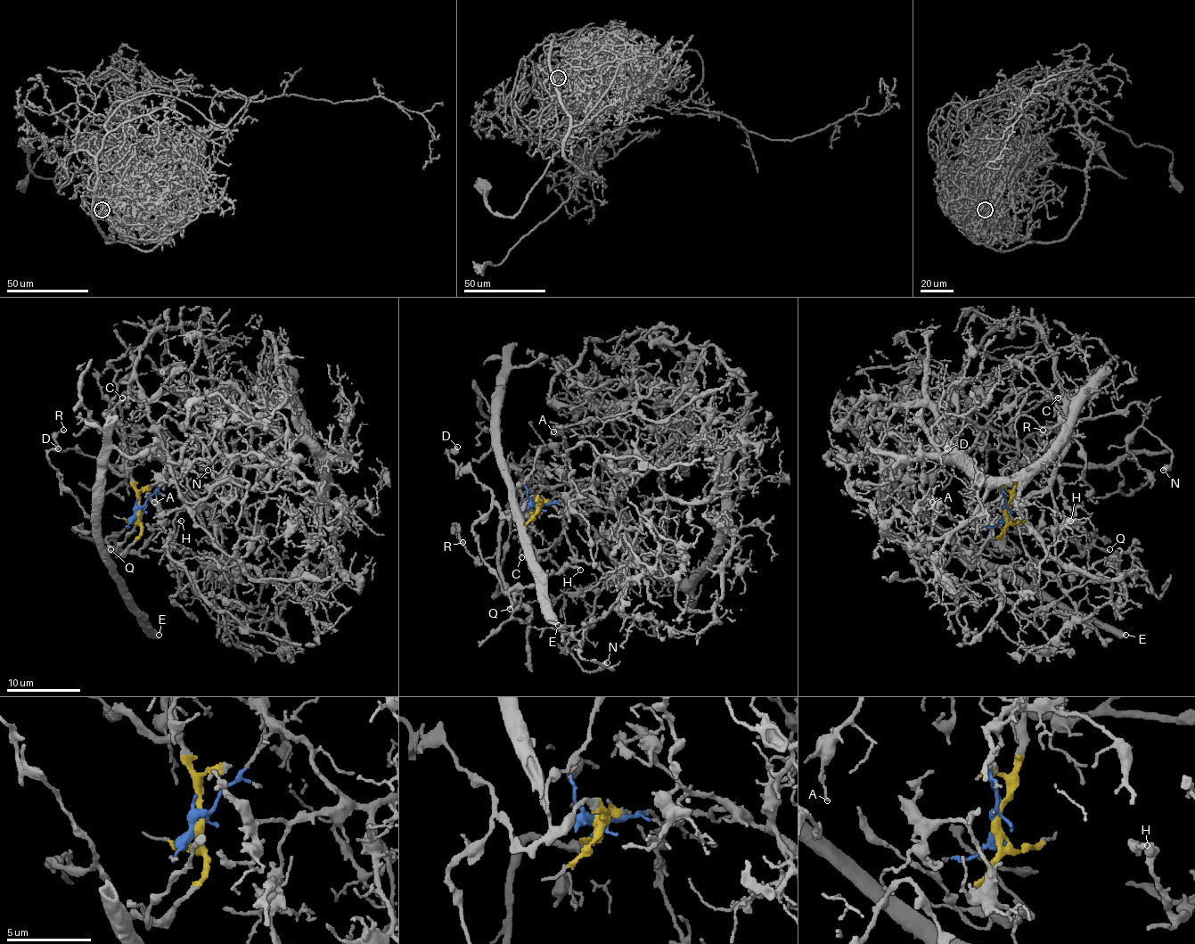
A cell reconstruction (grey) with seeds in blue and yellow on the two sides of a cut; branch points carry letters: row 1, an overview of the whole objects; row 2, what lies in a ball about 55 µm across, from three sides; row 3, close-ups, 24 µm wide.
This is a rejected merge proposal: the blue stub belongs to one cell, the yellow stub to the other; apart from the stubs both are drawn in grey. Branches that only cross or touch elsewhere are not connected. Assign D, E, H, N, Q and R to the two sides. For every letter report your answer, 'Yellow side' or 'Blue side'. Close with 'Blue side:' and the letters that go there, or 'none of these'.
D: Yellow side
E: Yellow side
H: Yellow side
N: Blue side
Q: Yellow side
R: Yellow side
Blue side: N

